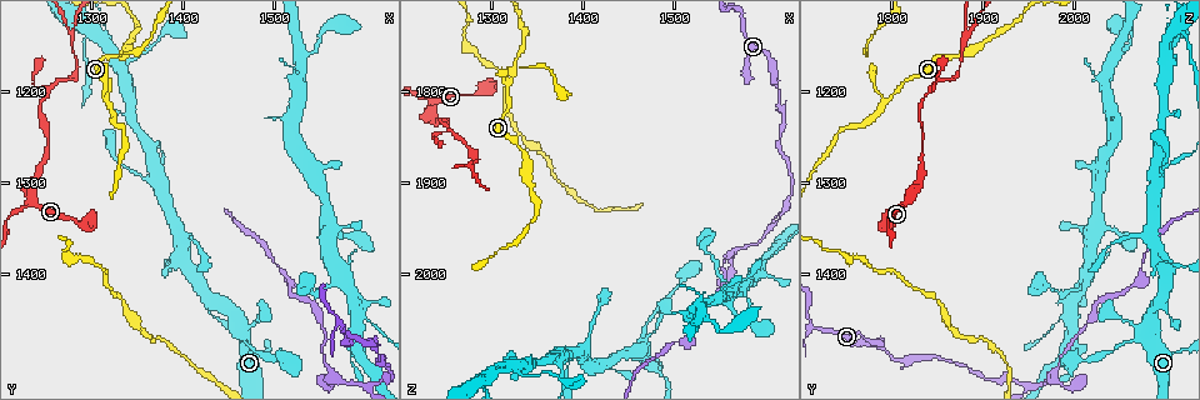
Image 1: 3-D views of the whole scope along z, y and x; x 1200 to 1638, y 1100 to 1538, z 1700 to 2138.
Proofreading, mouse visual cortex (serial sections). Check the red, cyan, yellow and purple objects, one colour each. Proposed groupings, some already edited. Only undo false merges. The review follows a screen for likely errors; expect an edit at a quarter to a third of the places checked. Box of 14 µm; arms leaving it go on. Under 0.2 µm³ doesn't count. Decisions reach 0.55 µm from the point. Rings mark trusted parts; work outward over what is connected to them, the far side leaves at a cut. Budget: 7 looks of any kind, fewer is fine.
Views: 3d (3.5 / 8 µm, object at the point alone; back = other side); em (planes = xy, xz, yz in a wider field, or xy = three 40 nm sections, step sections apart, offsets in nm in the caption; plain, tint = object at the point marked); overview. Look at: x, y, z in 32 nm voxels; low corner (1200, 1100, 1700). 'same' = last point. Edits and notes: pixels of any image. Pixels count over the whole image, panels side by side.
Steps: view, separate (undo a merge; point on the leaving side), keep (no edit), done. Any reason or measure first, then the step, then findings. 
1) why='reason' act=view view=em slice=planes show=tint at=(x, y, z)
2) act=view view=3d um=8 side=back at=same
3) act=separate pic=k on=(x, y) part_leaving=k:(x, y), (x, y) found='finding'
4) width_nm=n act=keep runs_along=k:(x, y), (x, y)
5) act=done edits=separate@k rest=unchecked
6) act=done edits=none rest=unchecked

why='side arm on a straight run' act=view view=3d um=3.5 at=(1280, 1135, 1885)

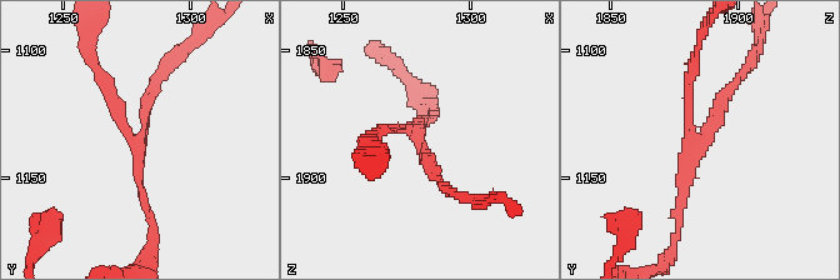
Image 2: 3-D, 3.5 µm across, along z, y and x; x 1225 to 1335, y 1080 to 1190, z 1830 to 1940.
arms=3 arm_widths_nm=150,150,200 why='need the tissue' act=view view=em slice=xy step=1 show=tint at=(1281, 1136, 1884)

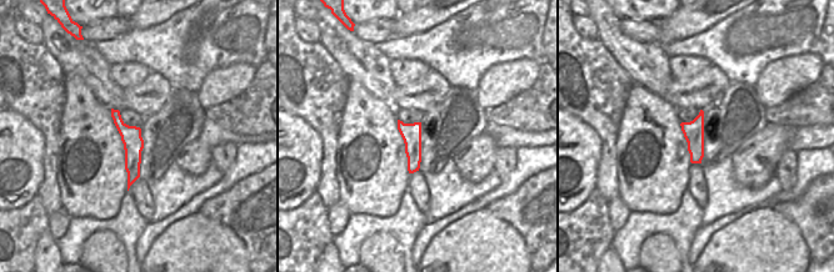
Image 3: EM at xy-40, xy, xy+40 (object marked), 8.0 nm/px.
width_nm=160 act=keep runs_along=3:(114, 112), (133, 141), (130, 180) found='continuous, no second cell'

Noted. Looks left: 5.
why='three arms meet' act=view view=3d um=3.5 at=(1320, 1215, 1795)

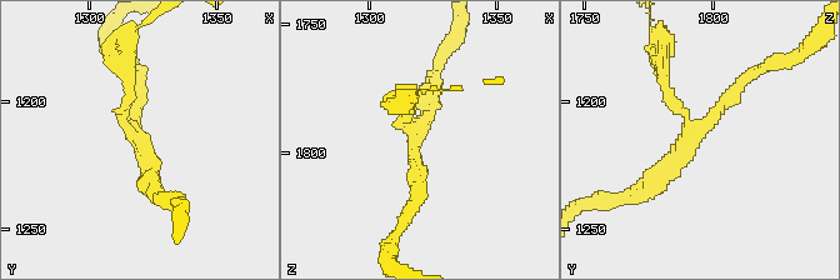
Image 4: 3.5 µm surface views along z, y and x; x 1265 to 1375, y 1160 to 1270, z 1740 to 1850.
arms=3 arm_widths_nm=150,150,250 act=view view=em slice=xy step=5 show=tint at=(1318, 1212, 1794)

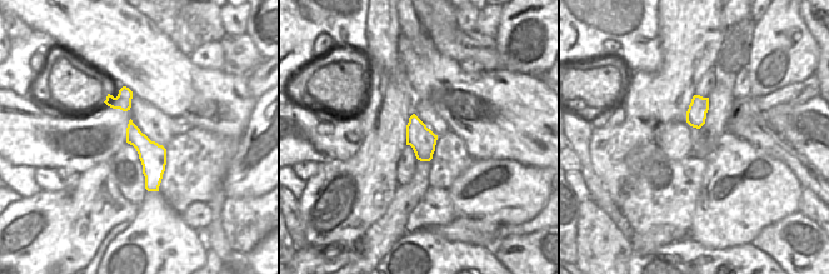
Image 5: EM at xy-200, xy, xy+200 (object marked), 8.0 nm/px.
act=keep runs_along=4:(418, 195), (406, 103) found='all the same cell'

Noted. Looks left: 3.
why='abrupt turn' act=view view=3d um=3.5 at=(1290, 1135, 2120)

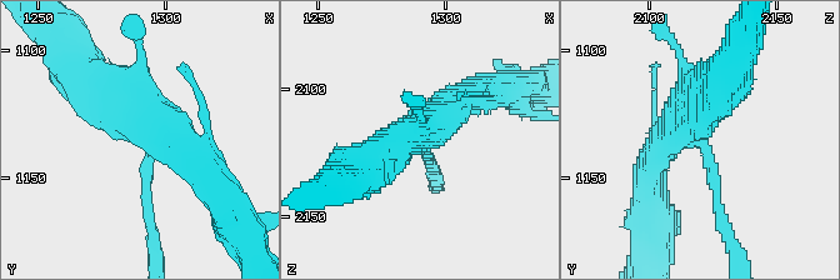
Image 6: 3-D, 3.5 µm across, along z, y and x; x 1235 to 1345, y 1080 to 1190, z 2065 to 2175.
why='shape alone is not enough' act=view view=em slice=xy step=5 show=tint at=(1293, 1132, 2117)

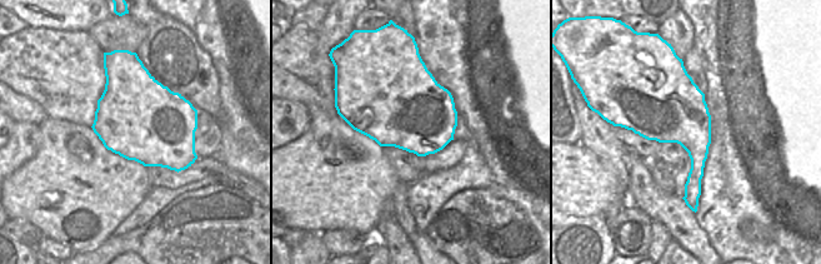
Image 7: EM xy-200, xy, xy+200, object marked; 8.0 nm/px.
width_nm=700 act=keep runs_along=6:(483, 90), (433, 121), (429, 160) found='continuous, no second cell'

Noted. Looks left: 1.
act=done edits=none rest=unchecked

